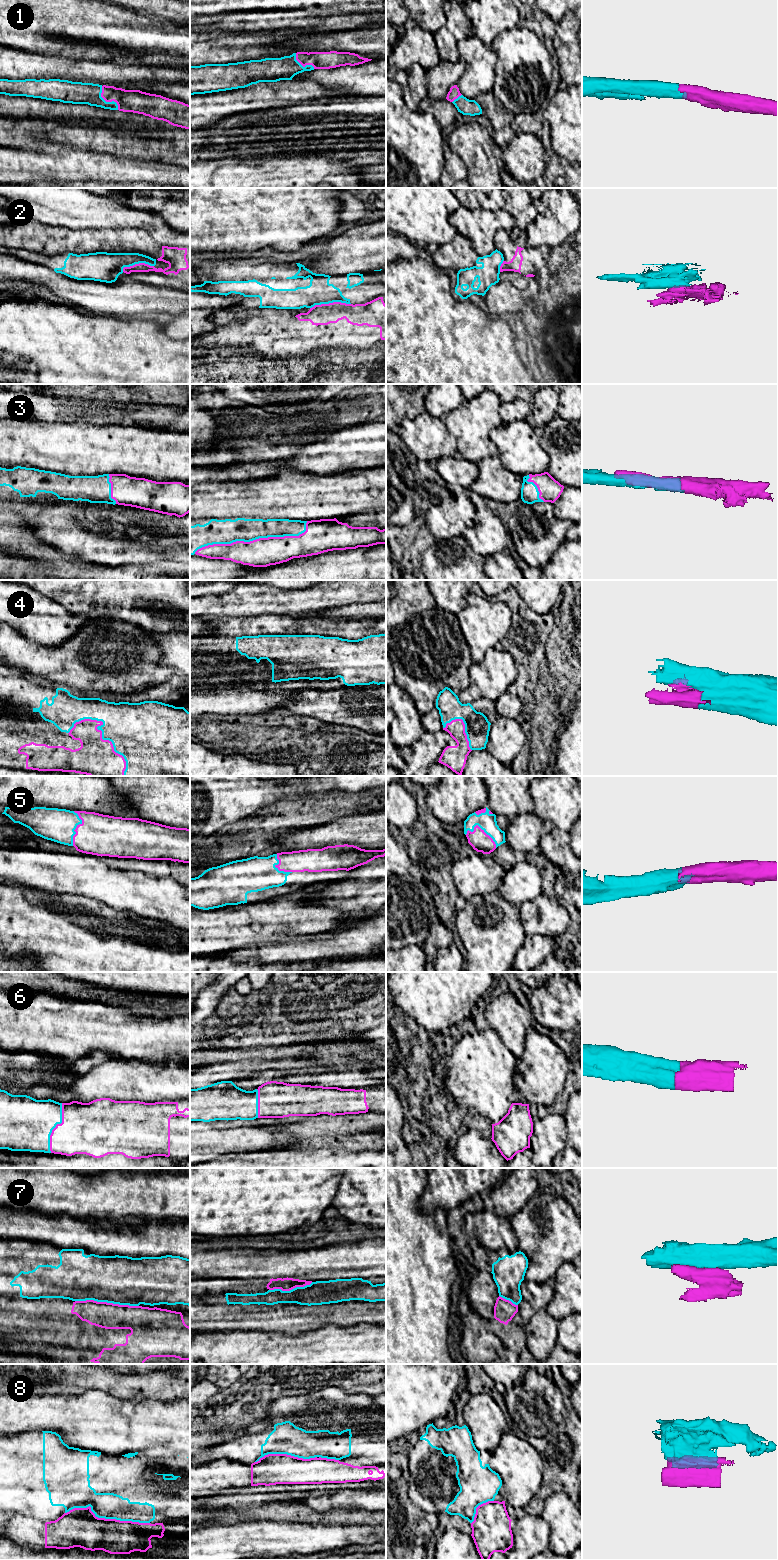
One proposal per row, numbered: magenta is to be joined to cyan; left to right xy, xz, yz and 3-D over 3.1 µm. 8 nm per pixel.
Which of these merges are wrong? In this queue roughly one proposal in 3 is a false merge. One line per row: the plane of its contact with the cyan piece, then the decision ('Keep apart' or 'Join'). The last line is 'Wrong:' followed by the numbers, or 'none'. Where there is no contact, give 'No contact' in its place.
1: Touches cyan in xy. Join
2: Touches cyan in xz. Keep apart
3: Touches cyan in xz. Join
4: Touches cyan in xy. Join
5: Touches cyan in yz. Join
6: Touches cyan in xy. Join
7: Touches cyan in xy. Keep apart
8: Touches cyan in xy. Keep apart
Wrong: 2, 7, 8

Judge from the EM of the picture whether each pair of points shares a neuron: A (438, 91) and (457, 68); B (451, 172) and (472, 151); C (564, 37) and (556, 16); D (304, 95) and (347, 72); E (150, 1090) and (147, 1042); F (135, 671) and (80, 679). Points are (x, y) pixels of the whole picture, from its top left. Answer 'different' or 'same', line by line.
A: same
B: different
C: different
D: different
E: different
F: same

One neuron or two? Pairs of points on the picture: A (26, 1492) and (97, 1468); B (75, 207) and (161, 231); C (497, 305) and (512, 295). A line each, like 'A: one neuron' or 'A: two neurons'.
A: one neuron
B: one neuron
C: one neuron

